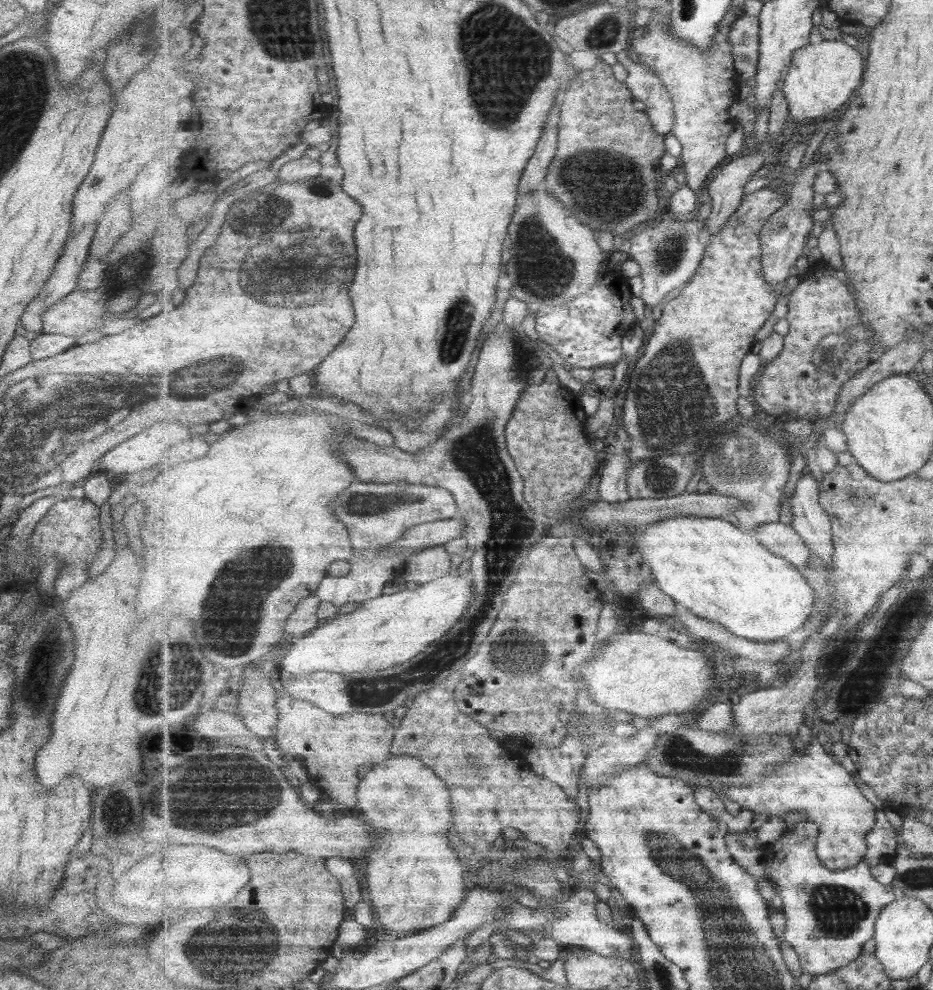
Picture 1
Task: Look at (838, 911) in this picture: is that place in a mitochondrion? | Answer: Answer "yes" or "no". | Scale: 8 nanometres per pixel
yes

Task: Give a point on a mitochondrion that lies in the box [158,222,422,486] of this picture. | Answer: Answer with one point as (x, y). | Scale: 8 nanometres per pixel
(299, 260)

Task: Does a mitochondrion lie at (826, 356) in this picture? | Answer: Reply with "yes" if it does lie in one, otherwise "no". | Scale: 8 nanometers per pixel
yes

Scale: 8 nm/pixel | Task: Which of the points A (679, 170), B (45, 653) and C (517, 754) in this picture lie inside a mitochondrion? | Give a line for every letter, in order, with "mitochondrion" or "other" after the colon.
A: other
B: mitochondrion
C: other

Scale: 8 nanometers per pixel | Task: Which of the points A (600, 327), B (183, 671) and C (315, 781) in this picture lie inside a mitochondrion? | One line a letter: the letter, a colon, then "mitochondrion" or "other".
A: other
B: mitochondrion
C: other

